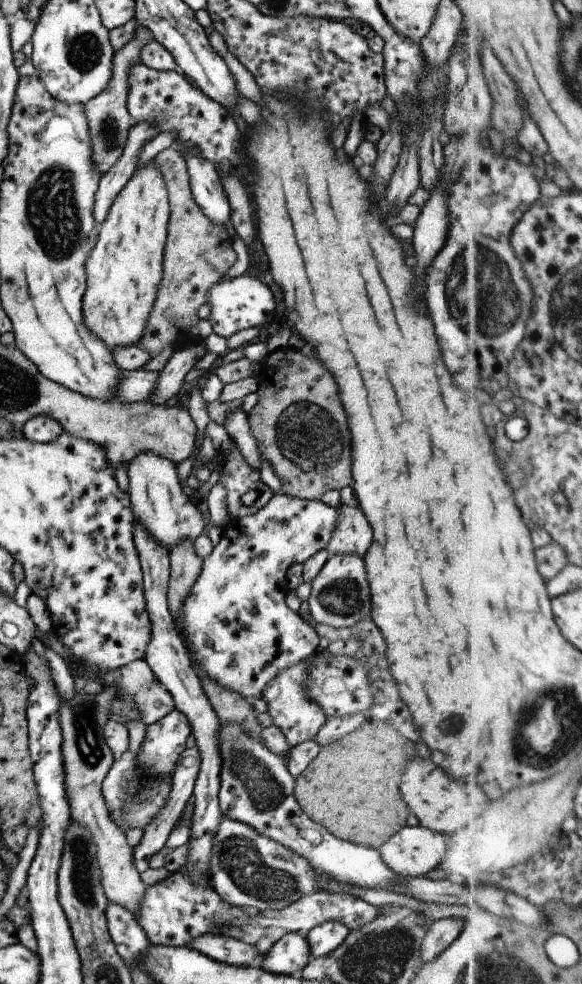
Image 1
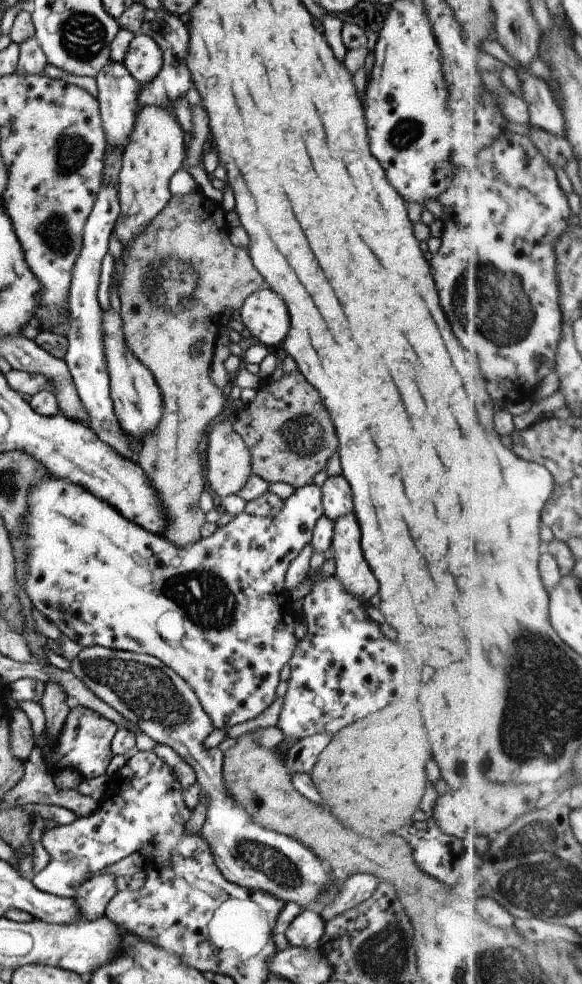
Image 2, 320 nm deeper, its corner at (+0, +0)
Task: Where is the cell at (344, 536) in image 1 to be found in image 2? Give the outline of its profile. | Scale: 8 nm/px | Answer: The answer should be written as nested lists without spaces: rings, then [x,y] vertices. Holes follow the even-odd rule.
[[[342,474],[329,476],[320,487],[323,515],[331,524],[345,514],[353,513],[349,485]]]

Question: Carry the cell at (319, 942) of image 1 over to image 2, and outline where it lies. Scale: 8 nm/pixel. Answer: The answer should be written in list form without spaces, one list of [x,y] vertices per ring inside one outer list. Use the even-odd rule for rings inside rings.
[[[357,873],[348,876],[343,880],[341,890],[338,895],[328,904],[325,905],[319,913],[323,922],[336,917],[345,910],[353,908],[362,900],[365,900],[376,889],[379,884],[378,880],[369,873]]]

